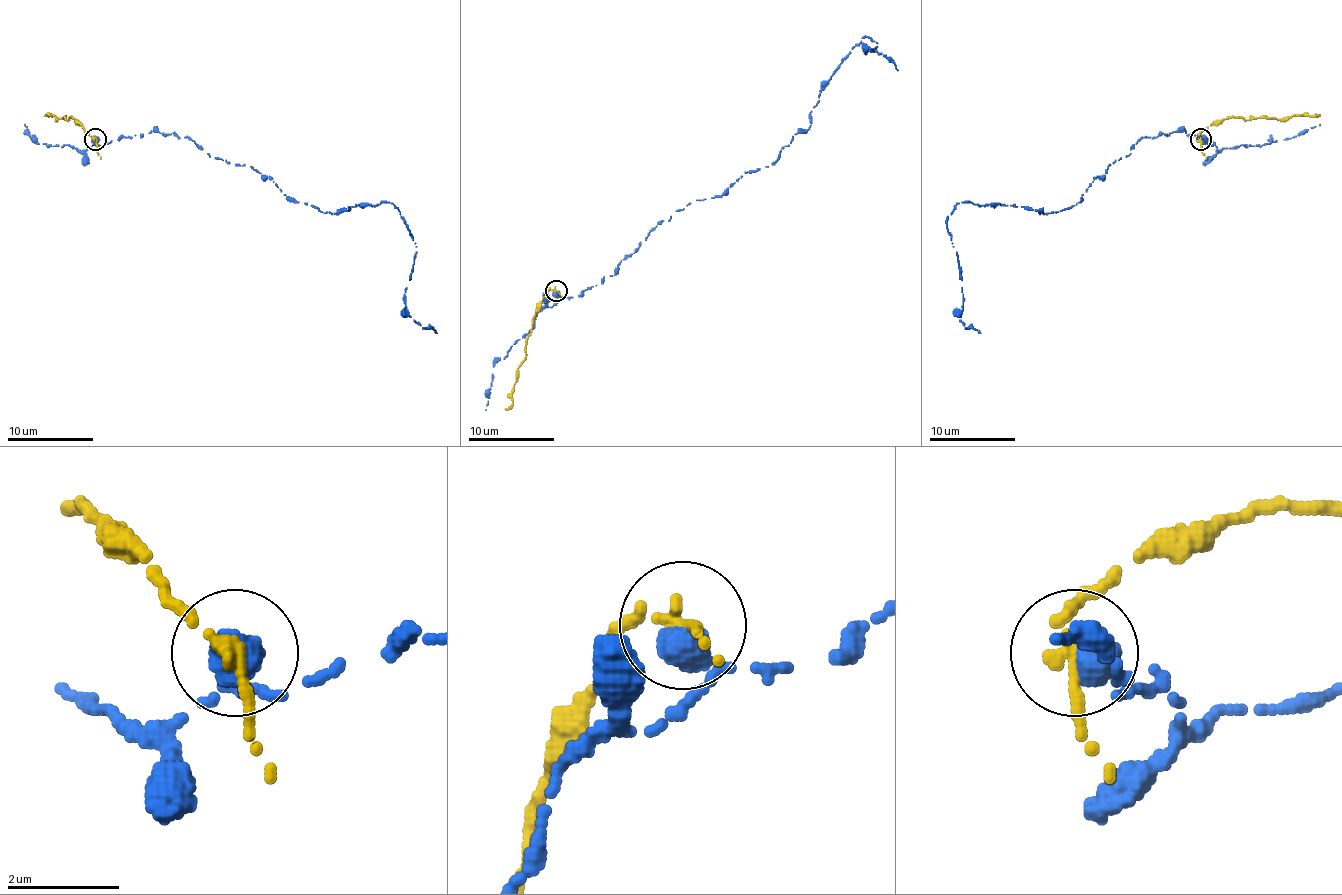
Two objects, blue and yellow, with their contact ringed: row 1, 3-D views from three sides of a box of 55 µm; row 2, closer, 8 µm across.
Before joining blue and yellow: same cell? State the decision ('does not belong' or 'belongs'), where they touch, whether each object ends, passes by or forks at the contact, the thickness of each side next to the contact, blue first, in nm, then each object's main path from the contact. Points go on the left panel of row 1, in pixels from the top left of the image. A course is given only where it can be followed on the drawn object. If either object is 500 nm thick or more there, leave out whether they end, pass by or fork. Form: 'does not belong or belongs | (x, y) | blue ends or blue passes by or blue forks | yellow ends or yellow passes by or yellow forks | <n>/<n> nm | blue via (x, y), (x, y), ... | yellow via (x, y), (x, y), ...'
does not belong | (95, 139) | 550/240 nm | blue via (94, 140), (189, 138), (332, 213), (391, 203), (416, 246), (406, 311), (436, 332) | yellow via (94, 140), (73, 118), (55, 118), (45, 114)

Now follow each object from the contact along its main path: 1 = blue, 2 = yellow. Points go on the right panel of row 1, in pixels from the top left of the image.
1: (1201, 140), (1141, 138), (1067, 209), (959, 203), (946, 220), (959, 317), (981, 332)
2: (1201, 140), (1199, 135), (1203, 131), (1227, 118), (1320, 114)

